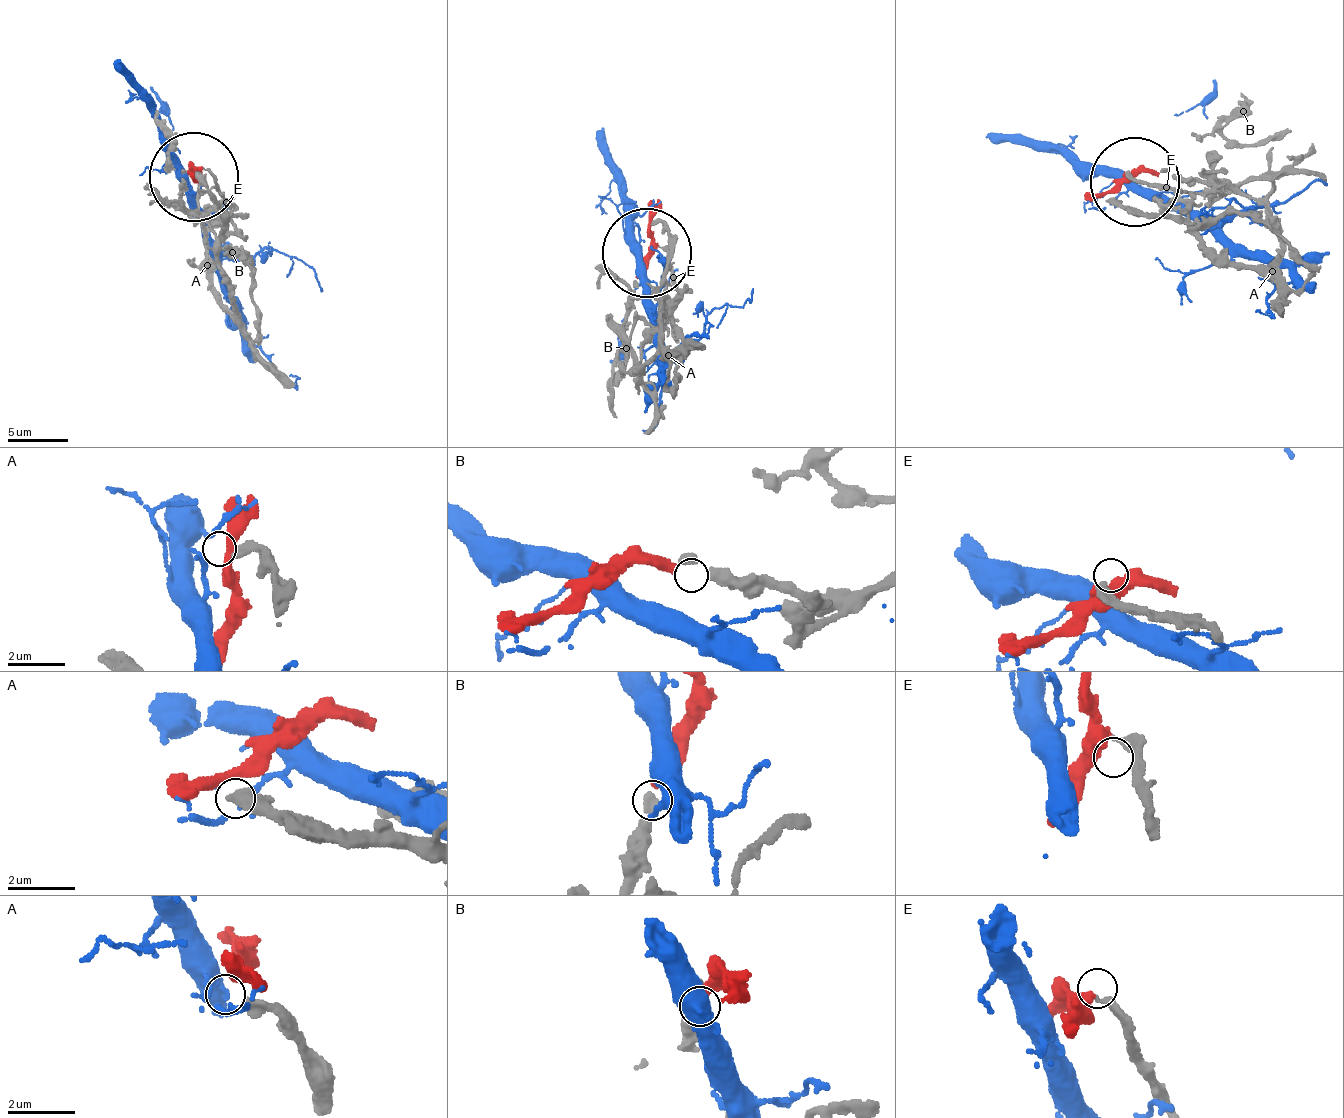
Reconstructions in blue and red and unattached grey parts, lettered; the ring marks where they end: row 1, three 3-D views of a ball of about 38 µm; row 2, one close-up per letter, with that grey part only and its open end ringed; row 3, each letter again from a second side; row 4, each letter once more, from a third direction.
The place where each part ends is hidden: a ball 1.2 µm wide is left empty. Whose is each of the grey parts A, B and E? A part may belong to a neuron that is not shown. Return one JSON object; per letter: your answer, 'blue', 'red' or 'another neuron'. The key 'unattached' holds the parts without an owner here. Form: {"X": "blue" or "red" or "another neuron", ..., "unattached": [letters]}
{"A": "another neuron", "B": "red", "E": "another neuron", "unattached": ["A", "E"]}

